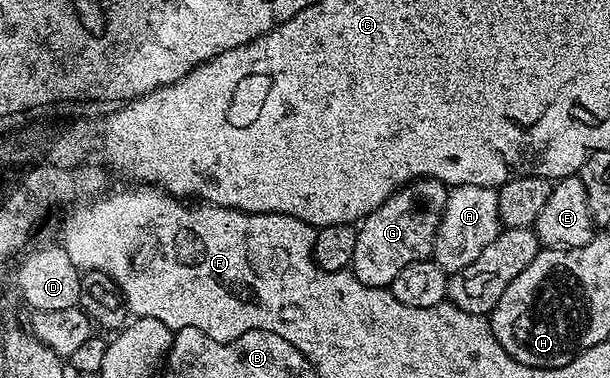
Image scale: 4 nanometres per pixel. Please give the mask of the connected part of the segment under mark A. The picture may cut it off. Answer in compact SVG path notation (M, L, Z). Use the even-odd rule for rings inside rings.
M455 185L448 193L448 201L436 231L436 242L432 245L431 259L447 274L470 266L502 230L498 214L498 191L486 186Z

